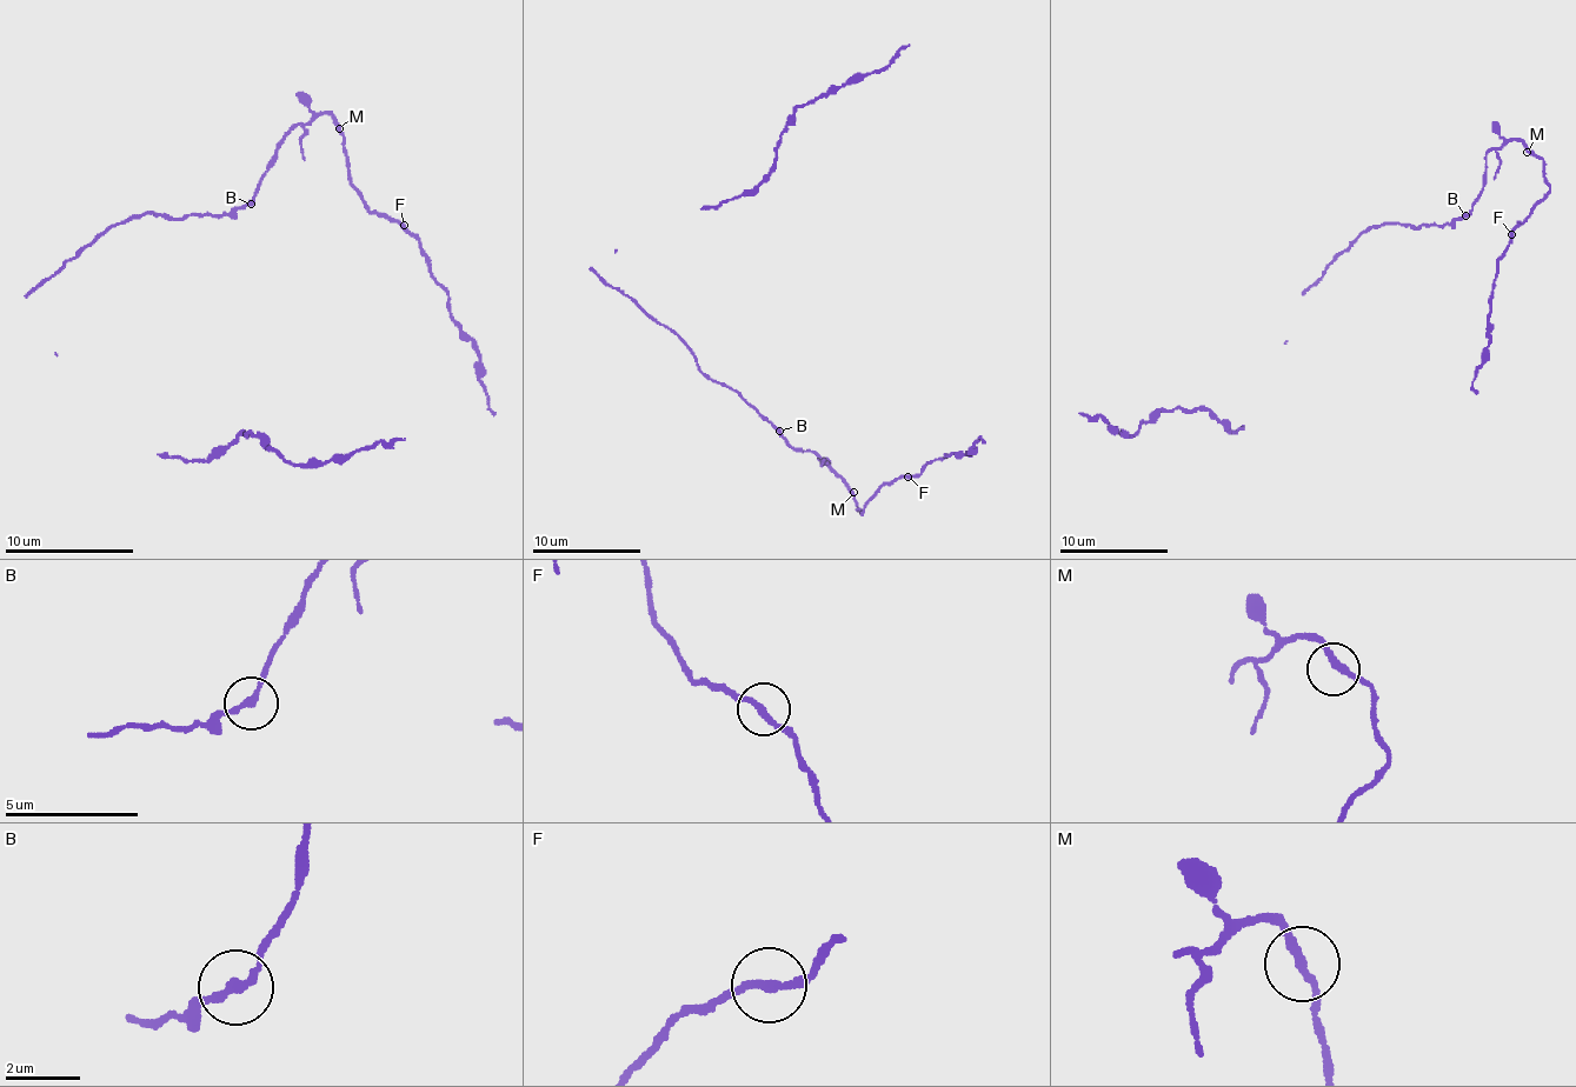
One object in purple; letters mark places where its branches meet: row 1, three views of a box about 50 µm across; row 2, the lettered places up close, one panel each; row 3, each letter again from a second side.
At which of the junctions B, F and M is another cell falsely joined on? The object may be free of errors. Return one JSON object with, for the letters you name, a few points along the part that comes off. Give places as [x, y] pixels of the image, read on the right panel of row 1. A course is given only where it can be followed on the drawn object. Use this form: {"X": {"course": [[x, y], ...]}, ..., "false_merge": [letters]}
{"false_merge": []}

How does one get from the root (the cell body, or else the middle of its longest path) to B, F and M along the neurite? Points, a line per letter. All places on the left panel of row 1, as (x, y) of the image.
B: (132, 215), (145, 212), (161, 212), (174, 219), (228, 215), (239, 206), (252, 202)
F: (132, 215), (232, 215), (252, 199), (278, 145), (326, 112), (345, 138), (348, 184), (361, 202), (404, 225)
M: (132, 215), (232, 215), (252, 199), (278, 145), (297, 125), (306, 125), (326, 112), (339, 128)

